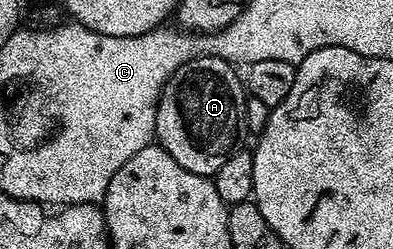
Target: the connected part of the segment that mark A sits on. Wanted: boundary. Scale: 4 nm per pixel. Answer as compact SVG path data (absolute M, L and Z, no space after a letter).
M194 58L189 60L165 84L161 92L155 117L155 138L181 168L214 176L217 168L236 149L239 129L245 126L245 86L235 75L236 67L220 58Z

